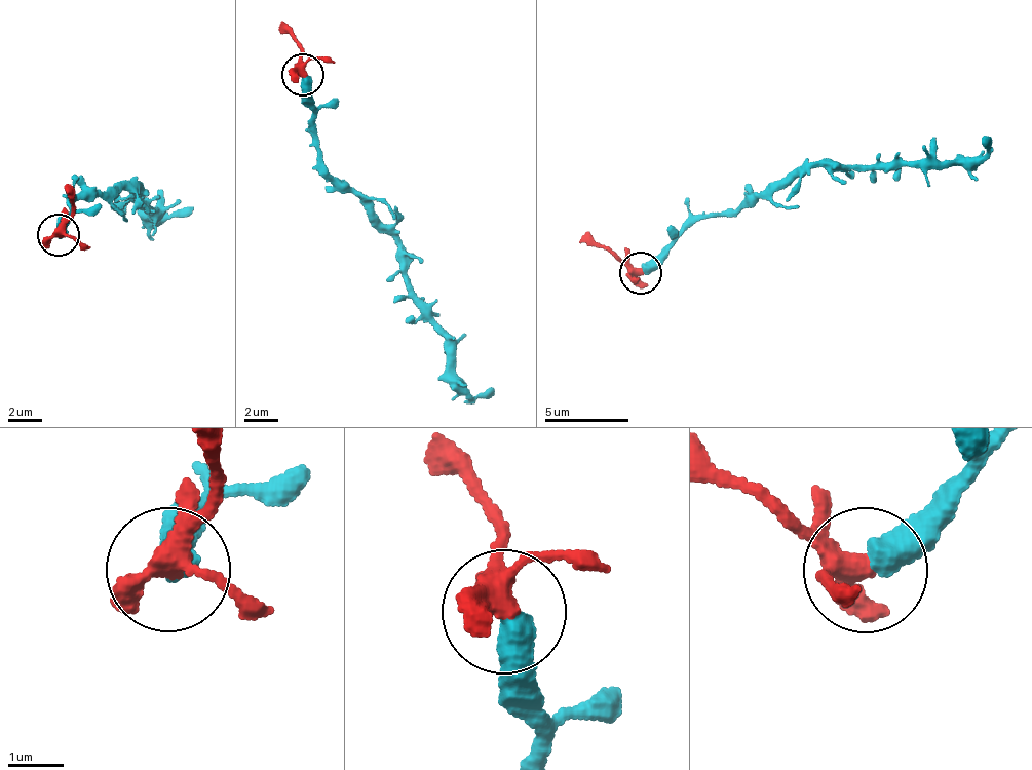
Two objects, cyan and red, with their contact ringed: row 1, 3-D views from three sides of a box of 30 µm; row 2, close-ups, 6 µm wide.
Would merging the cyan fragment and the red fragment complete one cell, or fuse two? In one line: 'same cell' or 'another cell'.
same cell

